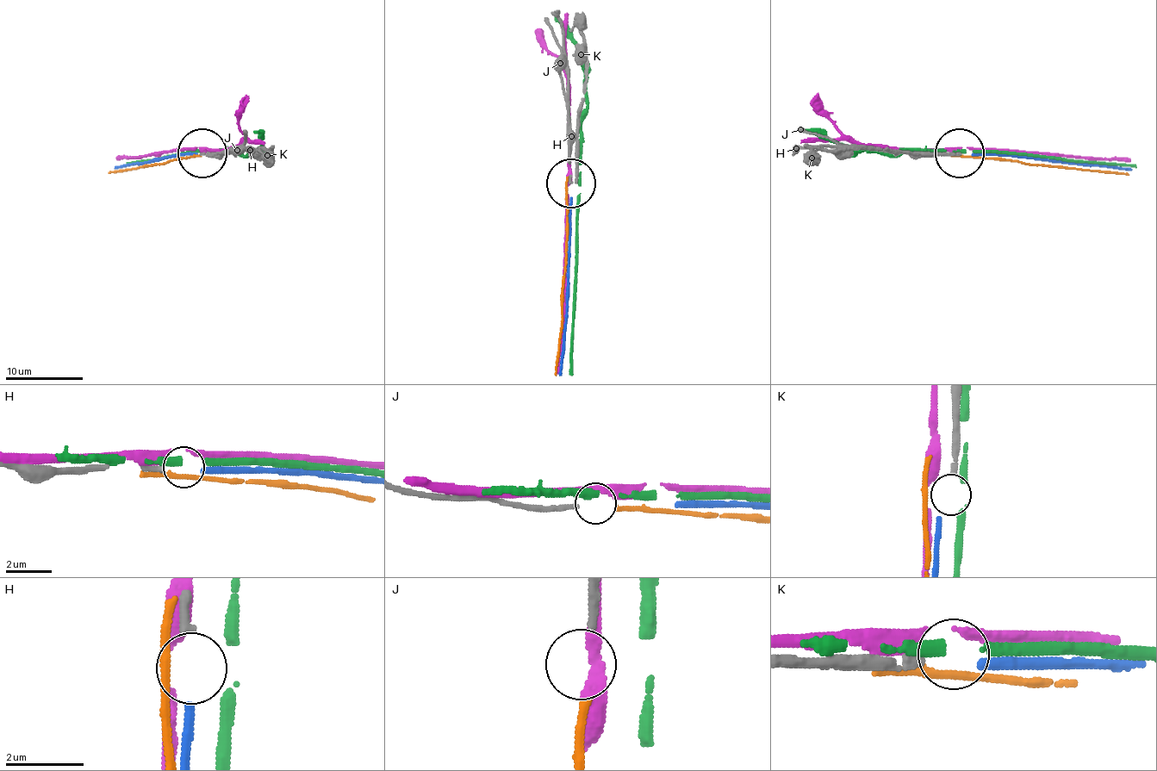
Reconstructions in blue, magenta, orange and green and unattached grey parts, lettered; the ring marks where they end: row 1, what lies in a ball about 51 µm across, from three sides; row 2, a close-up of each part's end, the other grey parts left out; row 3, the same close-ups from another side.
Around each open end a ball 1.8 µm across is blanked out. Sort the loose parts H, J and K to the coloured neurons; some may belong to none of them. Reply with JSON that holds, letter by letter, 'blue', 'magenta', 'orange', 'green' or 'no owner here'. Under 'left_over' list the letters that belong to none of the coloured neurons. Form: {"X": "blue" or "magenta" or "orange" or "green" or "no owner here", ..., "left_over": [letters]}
{"H": "blue", "J": "orange", "K": "no owner here", "left_over": ["K"]}

